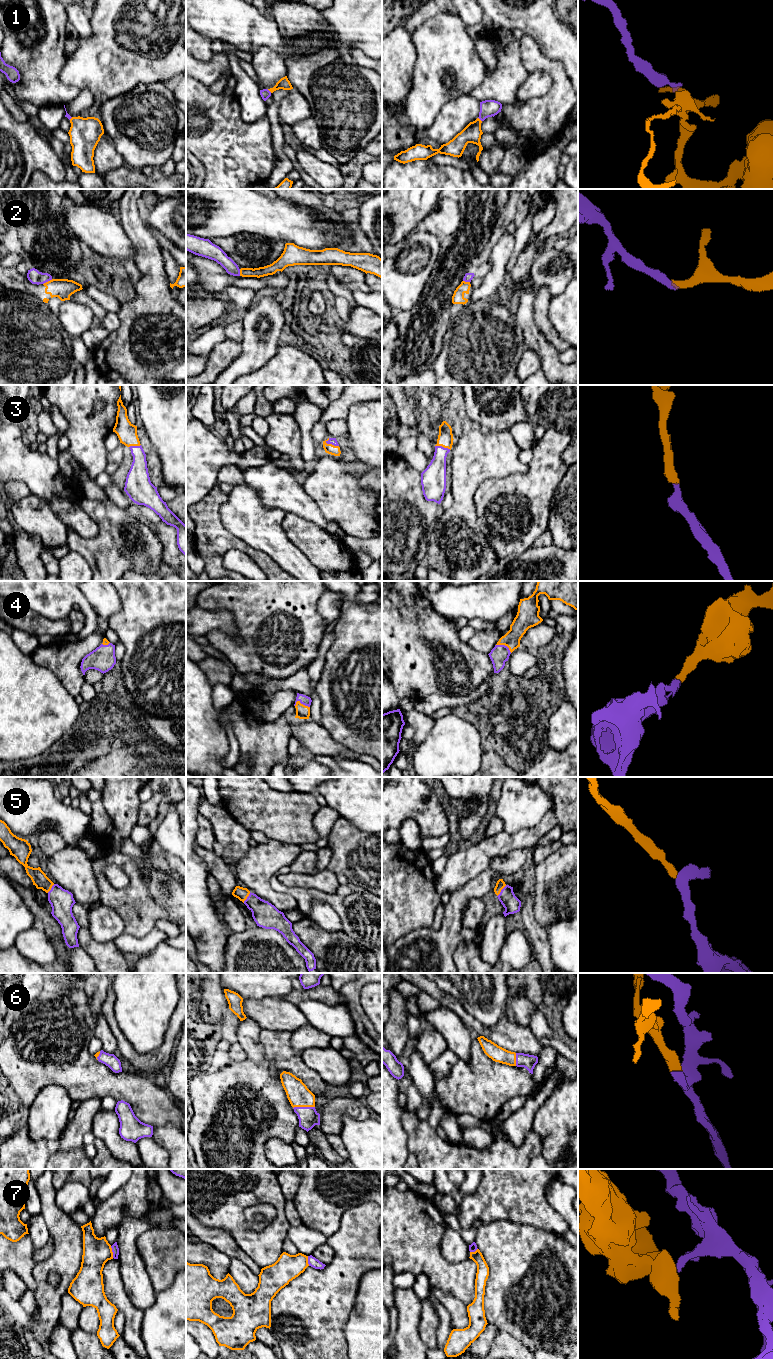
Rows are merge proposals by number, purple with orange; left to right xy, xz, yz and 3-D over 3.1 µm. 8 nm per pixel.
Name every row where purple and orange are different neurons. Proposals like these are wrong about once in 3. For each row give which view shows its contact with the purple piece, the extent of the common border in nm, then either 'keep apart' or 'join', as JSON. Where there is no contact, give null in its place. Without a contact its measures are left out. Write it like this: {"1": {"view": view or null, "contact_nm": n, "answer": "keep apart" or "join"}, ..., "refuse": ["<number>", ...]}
{"1": {"view": "xz", "contact_nm": 50, "answer": "join"}, "2": {"view": "xy", "contact_nm": 90, "answer": "keep apart"}, "3": {"view": "xz", "contact_nm": 120, "answer": "join"}, "4": {"view": "xz", "contact_nm": 130, "answer": "join"}, "5": {"view": "yz", "contact_nm": 120, "answer": "join"}, "6": {"view": "xz", "contact_nm": 180, "answer": "join"}, "7": {"view": "xy", "contact_nm": 100, "answer": "keep apart"}, "refuse": ["2", "7"]}

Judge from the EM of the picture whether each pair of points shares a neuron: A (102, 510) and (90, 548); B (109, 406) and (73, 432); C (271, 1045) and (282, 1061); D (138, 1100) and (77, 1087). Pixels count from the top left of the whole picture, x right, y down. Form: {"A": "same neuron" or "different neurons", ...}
{"A": "same neuron", "B": "same neuron", "C": "same neuron", "D": "same neuron"}

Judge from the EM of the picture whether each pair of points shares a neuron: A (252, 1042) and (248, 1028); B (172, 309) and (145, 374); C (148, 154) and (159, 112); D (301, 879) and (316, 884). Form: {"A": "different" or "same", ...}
{"A": "same", "B": "same", "C": "same", "D": "same"}

